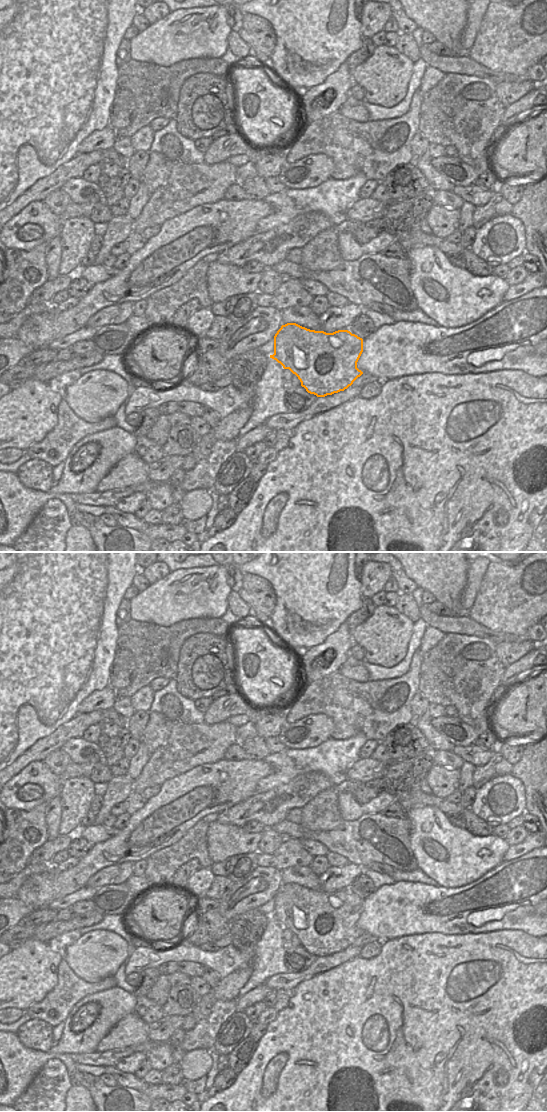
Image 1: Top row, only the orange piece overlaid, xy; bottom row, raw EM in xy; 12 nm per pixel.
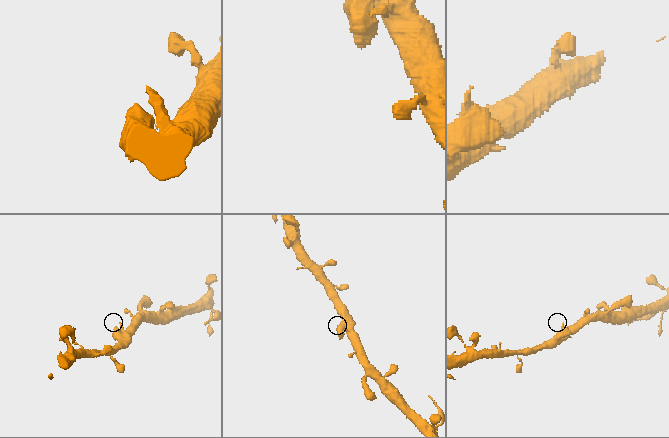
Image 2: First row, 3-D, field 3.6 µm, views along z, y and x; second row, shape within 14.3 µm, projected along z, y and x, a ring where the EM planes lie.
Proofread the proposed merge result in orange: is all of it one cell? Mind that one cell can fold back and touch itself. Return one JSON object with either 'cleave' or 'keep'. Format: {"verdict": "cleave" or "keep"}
{"verdict": "keep"}

